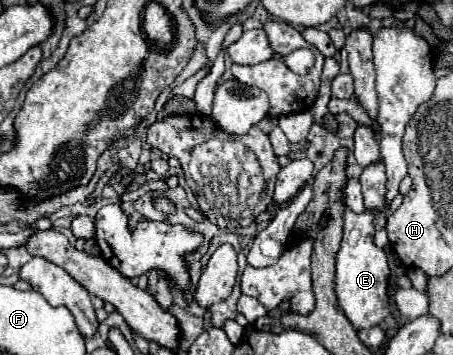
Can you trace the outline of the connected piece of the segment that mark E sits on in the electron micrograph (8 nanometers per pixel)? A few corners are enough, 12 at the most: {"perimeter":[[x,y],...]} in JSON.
{"perimeter":[[347,208],[335,293],[355,330],[391,310],[369,212]]}

